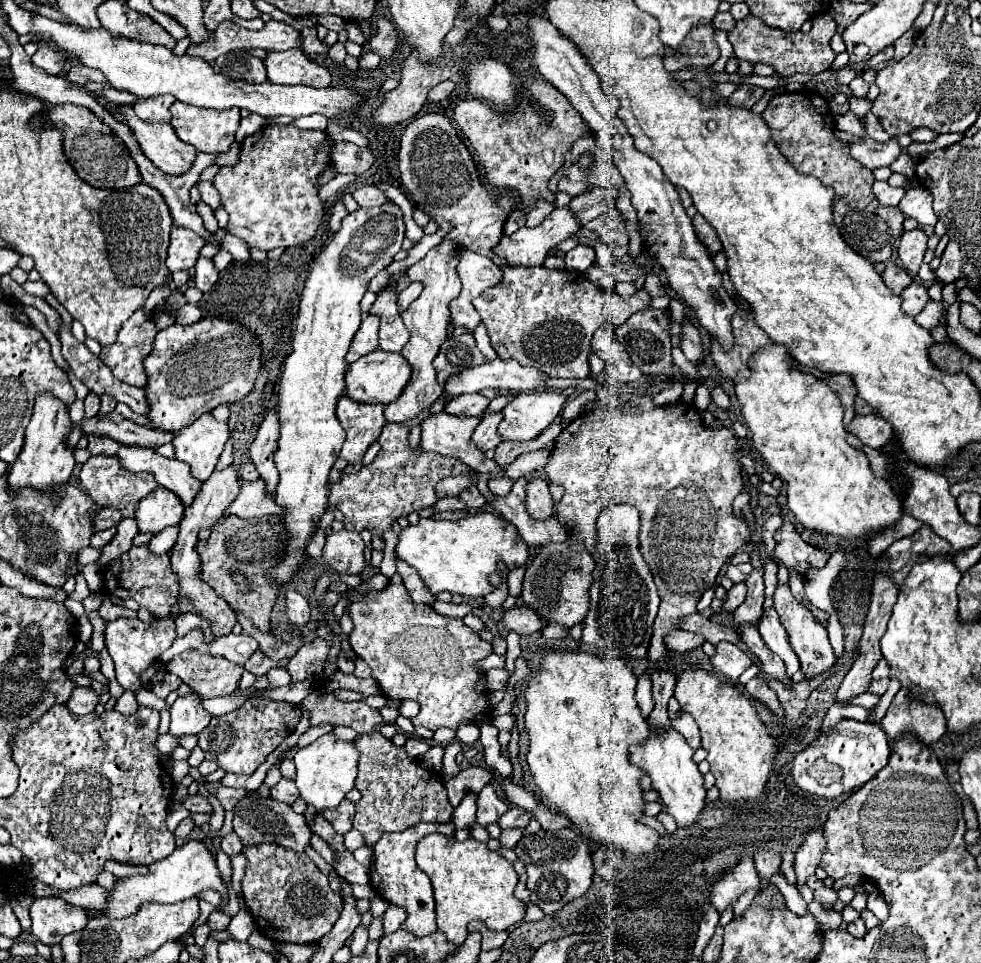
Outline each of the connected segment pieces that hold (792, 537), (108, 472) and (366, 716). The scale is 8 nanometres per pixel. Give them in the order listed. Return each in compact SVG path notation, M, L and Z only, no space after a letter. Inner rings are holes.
M790 521L782 523L782 527L774 533L774 539L778 541L778 545L776 545L778 561L784 563L788 567L788 571L796 569L800 575L804 575L804 571L808 567L824 567L830 557L826 551L808 545L798 535L798 531L794 529L794 525Z
M108 455L90 457L80 471L80 483L92 495L92 499L96 499L96 503L100 503L102 507L116 507L122 511L124 517L134 517L138 503L144 499L144 495L148 495L156 487L154 477L150 473L124 471L120 467L120 461Z
M314 691L302 701L302 707L310 711L312 725L344 725L352 727L360 735L372 733L382 723L382 715L378 709L370 709L366 703L342 703L332 693L320 697L318 691Z

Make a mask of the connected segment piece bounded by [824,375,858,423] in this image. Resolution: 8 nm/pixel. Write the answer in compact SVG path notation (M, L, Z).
M834 375L834 377L826 377L824 379L836 393L838 393L838 397L842 399L842 407L846 409L846 423L850 423L850 419L856 415L854 413L854 399L856 399L856 395L858 395L858 391L856 391L856 385L854 385L854 381L852 381L852 377L850 375Z

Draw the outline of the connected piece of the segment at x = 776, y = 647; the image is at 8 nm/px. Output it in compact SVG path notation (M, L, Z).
M774 607L766 609L764 615L762 615L762 621L758 625L758 631L764 639L764 643L768 645L768 649L772 653L776 653L778 657L782 657L782 661L786 663L786 671L788 675L796 673L800 669L800 663L796 659L796 653L792 651L790 643L788 643L788 637L786 637L786 631L782 627L782 623L778 621L778 613L774 611Z

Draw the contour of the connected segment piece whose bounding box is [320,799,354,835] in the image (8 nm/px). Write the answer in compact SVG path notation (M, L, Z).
M344 799L340 803L340 807L336 809L324 809L320 811L322 817L336 829L336 833L344 835L352 829L352 817L354 817L354 803L350 803L348 799Z

